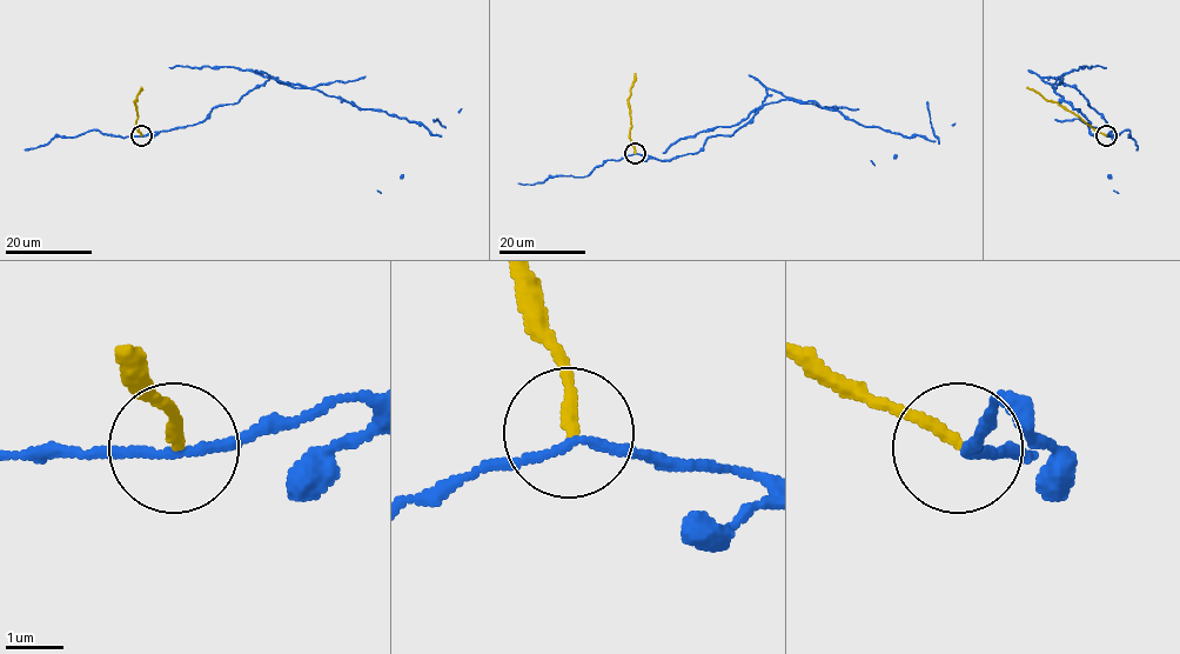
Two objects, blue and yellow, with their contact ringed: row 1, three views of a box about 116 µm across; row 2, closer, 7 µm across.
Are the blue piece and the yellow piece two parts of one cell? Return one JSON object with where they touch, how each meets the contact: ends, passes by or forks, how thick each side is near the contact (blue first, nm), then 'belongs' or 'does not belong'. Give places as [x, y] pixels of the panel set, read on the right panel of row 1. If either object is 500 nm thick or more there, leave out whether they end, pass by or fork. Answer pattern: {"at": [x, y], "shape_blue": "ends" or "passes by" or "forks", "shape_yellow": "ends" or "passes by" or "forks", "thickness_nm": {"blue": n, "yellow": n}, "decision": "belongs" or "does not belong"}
{"at": [1106, 135], "shape_blue": "passes by", "shape_yellow": "ends", "thickness_nm": {"blue": 140, "yellow": 200}, "decision": "does not belong"}

